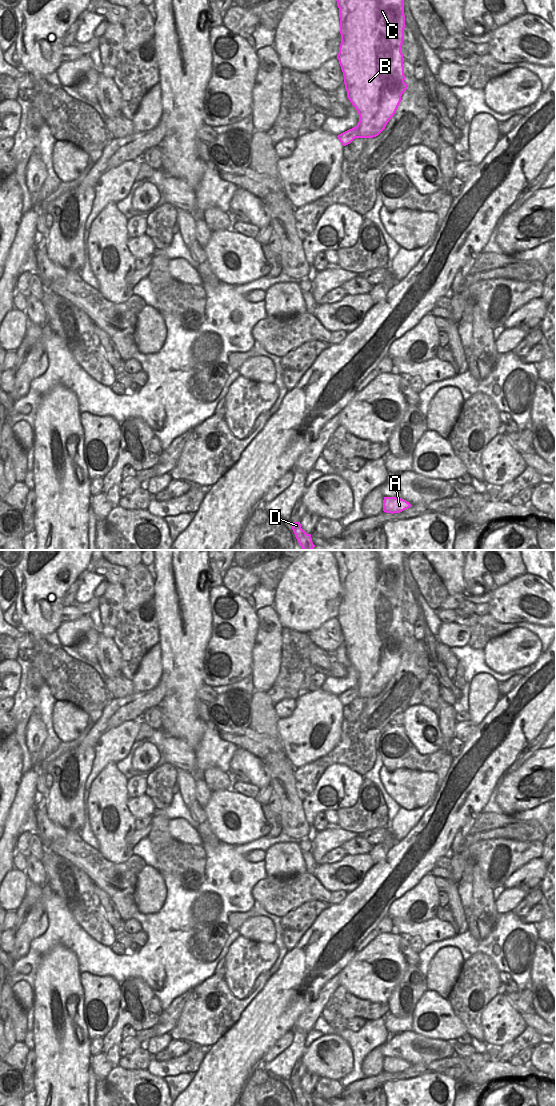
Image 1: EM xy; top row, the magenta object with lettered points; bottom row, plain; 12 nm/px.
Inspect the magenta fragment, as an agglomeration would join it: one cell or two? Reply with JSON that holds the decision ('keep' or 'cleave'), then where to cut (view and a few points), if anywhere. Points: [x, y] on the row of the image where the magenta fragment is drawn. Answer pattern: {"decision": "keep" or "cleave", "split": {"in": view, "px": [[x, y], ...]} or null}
{"decision": "keep", "split": null}

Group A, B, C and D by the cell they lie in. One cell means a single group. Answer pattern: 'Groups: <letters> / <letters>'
Groups: A B C D

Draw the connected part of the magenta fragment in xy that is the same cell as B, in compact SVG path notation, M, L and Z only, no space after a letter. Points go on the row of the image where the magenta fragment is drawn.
M336 0L339 8L341 44L337 59L344 76L347 97L359 114L356 127L337 137L343 146L355 138L373 138L378 136L394 116L401 96L407 89L404 82L404 58L401 46L404 38L405 15L404 0Z

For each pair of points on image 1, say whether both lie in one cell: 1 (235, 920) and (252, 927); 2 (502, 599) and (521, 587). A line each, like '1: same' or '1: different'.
1: different
2: same

